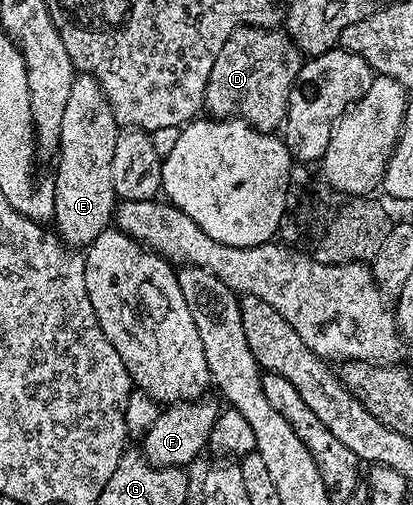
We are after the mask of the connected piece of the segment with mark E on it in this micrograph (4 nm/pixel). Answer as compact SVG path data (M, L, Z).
M75 74L74 80L70 85L68 93L68 105L64 108L64 117L60 117L60 145L58 146L58 154L56 162L58 168L54 171L54 183L52 182L52 190L54 193L54 218L52 220L53 230L56 232L59 239L71 249L85 249L89 247L92 241L96 241L96 237L104 230L111 226L114 212L116 210L116 196L114 186L112 185L112 153L116 153L116 137L119 133L118 122L114 119L112 109L108 105L108 101L104 97L104 93L100 89L100 85L91 75Z

